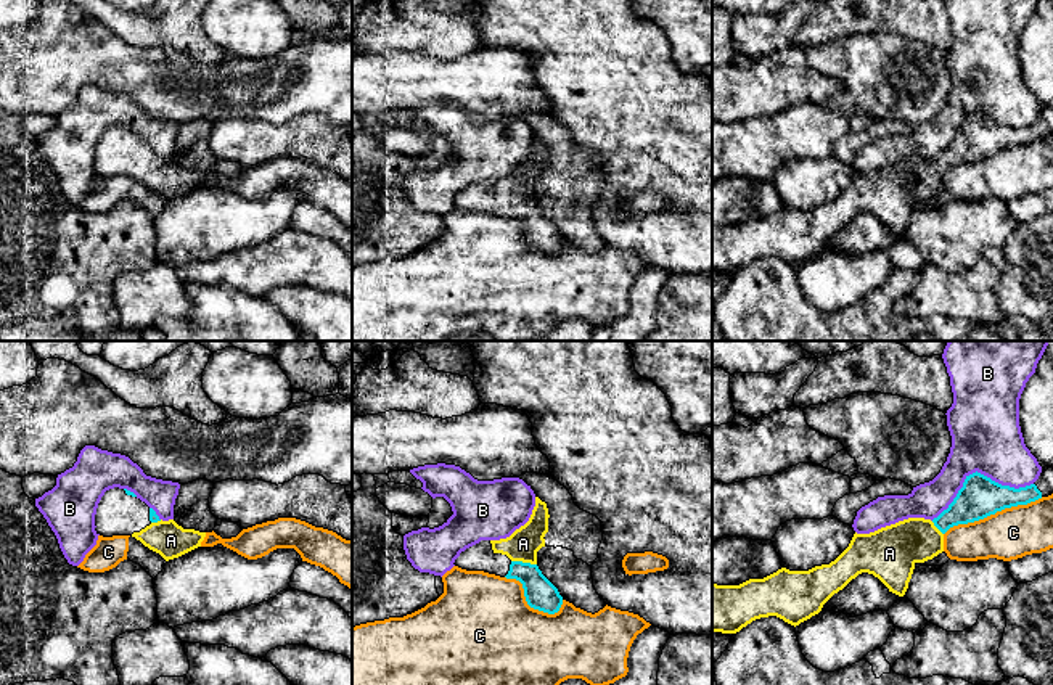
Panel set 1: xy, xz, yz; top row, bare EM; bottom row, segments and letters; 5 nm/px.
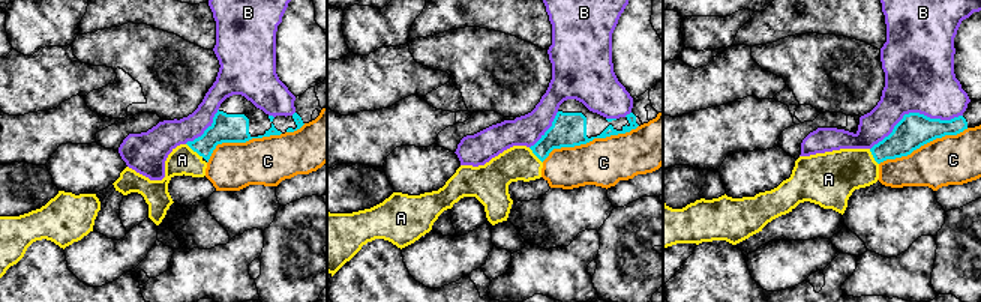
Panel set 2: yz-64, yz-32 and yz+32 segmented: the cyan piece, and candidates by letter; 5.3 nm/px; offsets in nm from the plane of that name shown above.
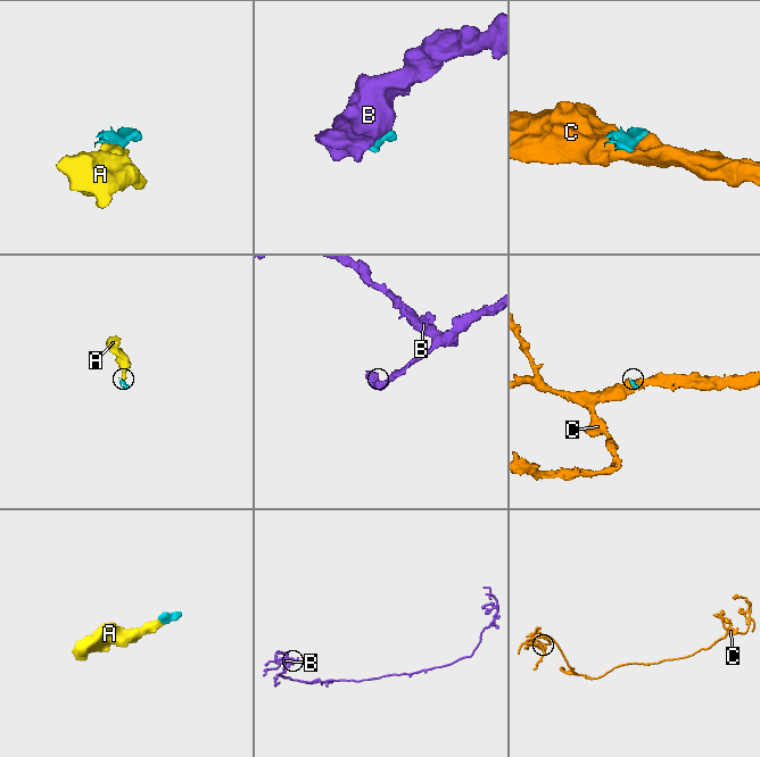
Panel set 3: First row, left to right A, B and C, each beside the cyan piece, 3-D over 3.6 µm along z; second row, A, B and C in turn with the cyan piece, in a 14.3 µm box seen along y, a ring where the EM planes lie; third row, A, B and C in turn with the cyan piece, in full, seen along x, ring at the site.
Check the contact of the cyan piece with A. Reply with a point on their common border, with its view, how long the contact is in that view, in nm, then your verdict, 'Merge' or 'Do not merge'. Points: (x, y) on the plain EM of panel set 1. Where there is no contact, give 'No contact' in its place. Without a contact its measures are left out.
Touches cyan at xz (524, 203). Shared border 130 nm. Merge

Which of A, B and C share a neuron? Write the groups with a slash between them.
A / B / C

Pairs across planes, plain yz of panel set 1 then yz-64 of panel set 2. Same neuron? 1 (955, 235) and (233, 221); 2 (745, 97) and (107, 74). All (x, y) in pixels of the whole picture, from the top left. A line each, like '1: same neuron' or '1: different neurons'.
1: same neuron
2: same neuron

